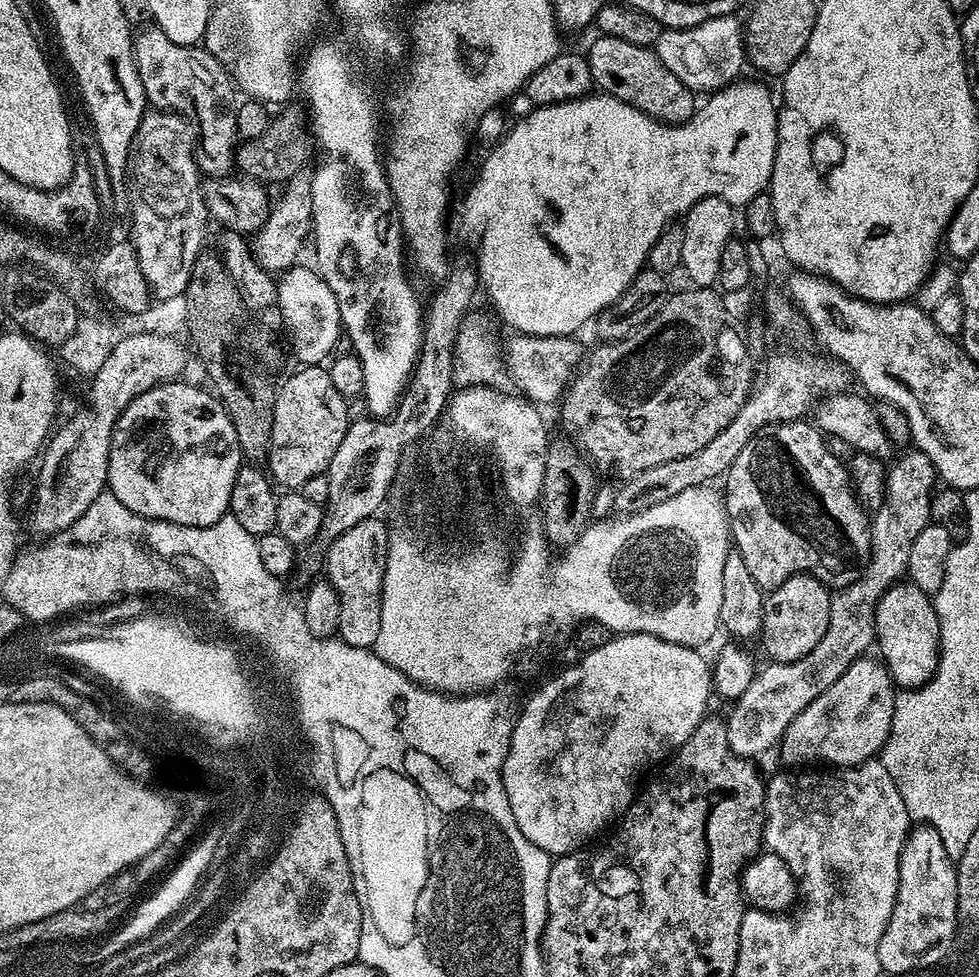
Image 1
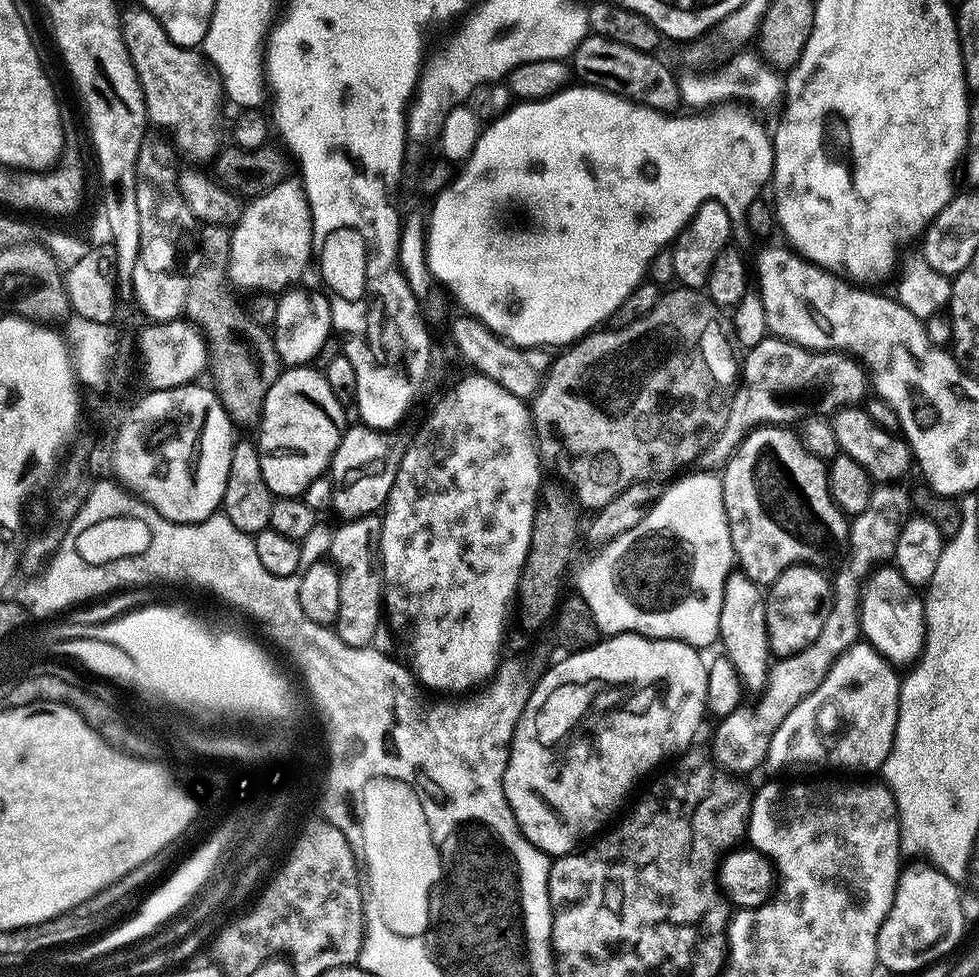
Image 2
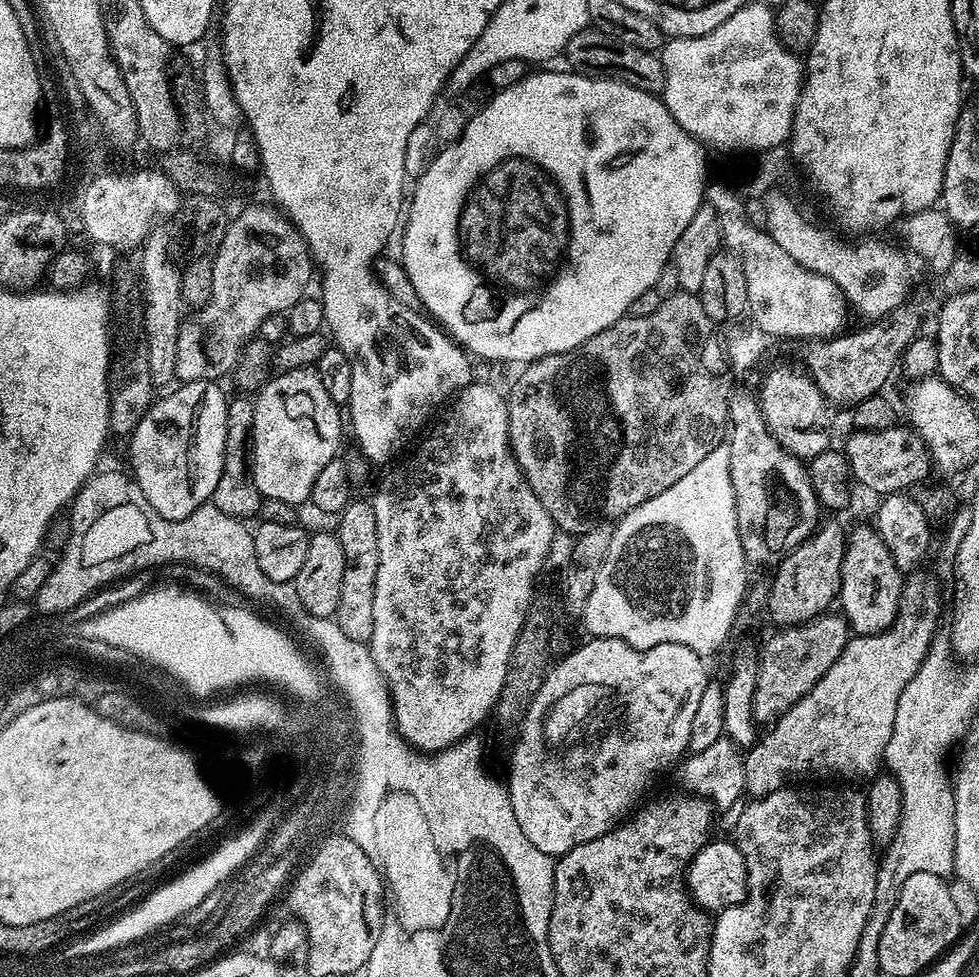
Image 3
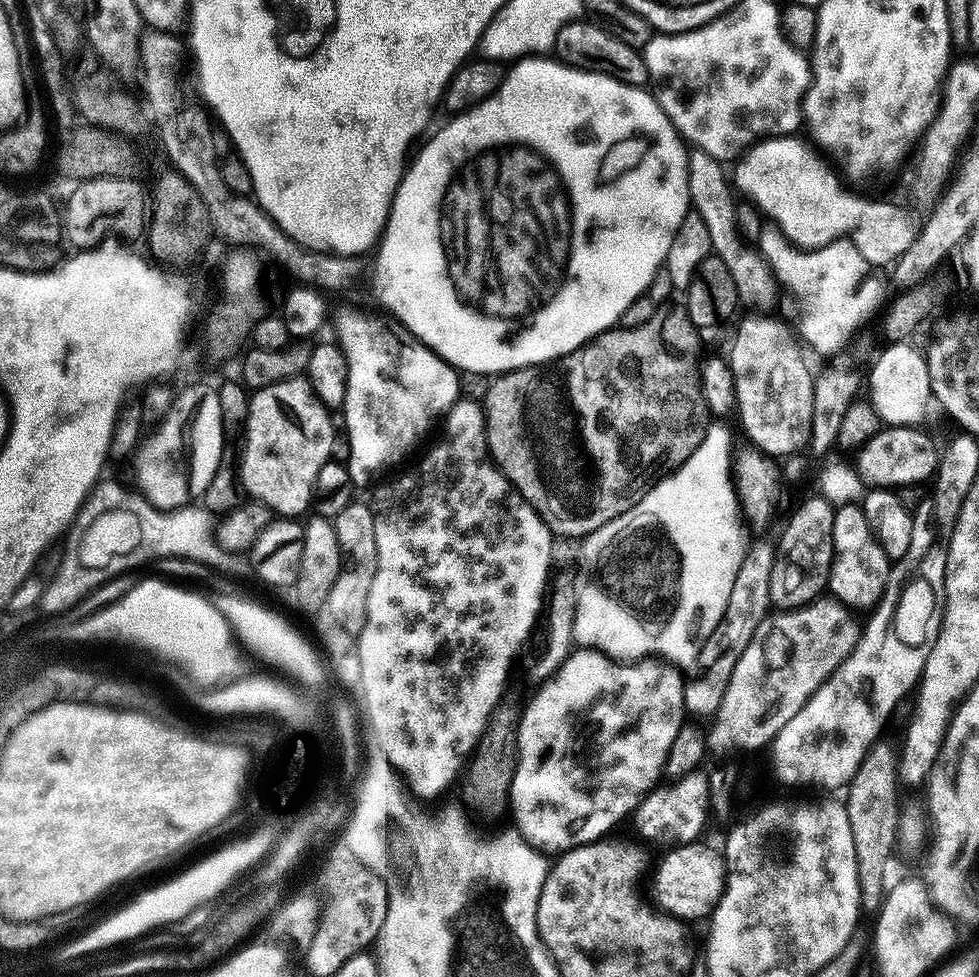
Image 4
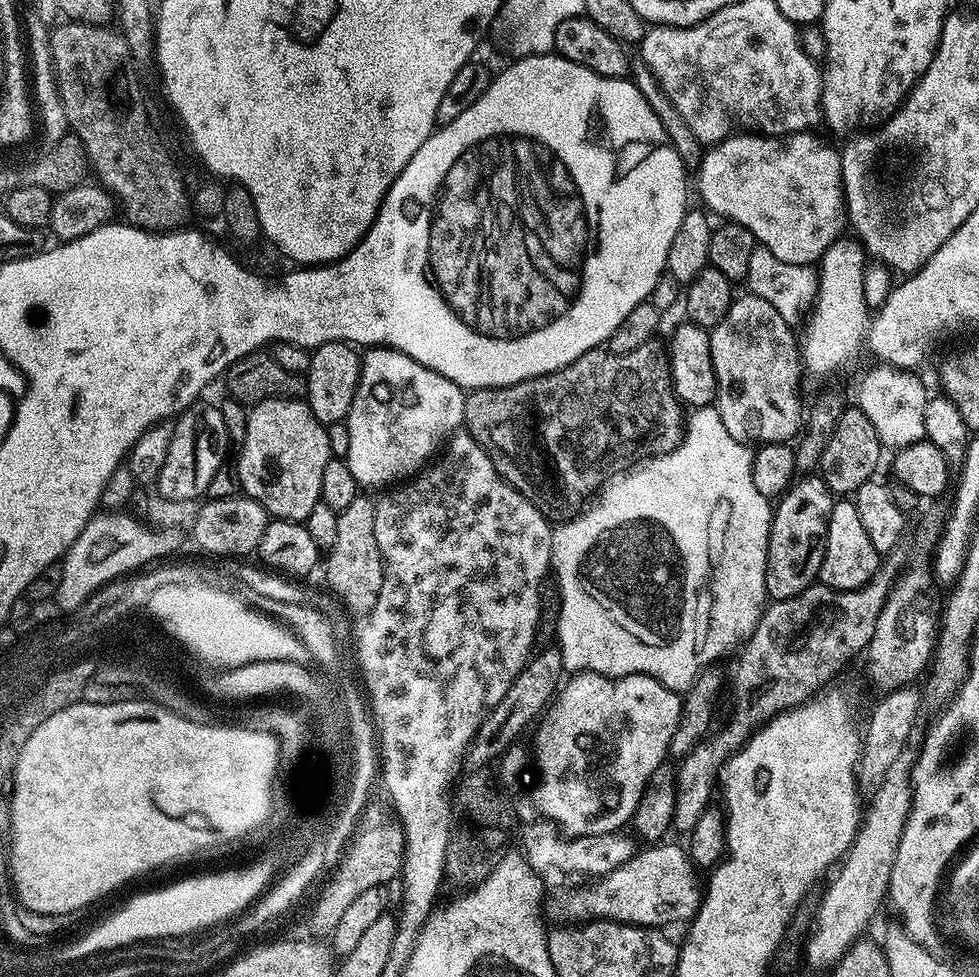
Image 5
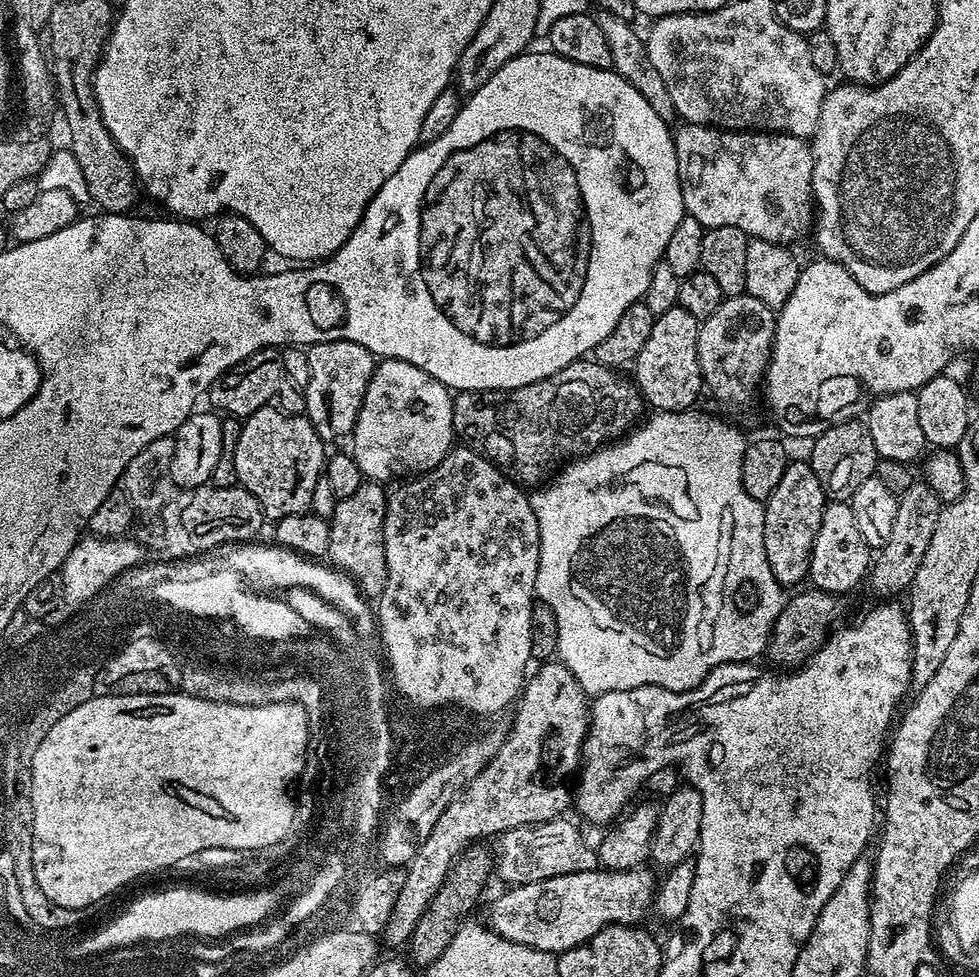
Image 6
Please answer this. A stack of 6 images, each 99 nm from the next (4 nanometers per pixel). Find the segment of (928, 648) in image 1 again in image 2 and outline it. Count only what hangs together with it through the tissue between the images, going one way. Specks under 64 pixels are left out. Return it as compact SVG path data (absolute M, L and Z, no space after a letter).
M880 566L868 573L860 593L860 630L863 639L893 665L911 665L921 659L925 642L924 602L921 593L902 578L895 566Z

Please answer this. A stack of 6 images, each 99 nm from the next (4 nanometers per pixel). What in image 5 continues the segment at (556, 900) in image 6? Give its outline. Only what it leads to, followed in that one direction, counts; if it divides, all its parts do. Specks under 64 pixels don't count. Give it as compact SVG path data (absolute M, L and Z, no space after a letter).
M661 842L639 849L624 865L618 866L612 873L588 882L585 888L576 888L560 904L561 921L587 922L589 920L617 920L619 924L636 924L639 928L663 929L664 924L687 925L696 917L702 899L702 880L696 877L697 869L689 853L676 844Z

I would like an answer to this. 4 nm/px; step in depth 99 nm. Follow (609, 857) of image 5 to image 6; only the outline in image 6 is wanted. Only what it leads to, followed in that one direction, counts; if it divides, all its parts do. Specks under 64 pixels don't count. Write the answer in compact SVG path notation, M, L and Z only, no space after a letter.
M566 818L530 827L518 827L501 835L496 853L496 872L511 885L544 881L562 874L595 871L599 867L595 847Z

